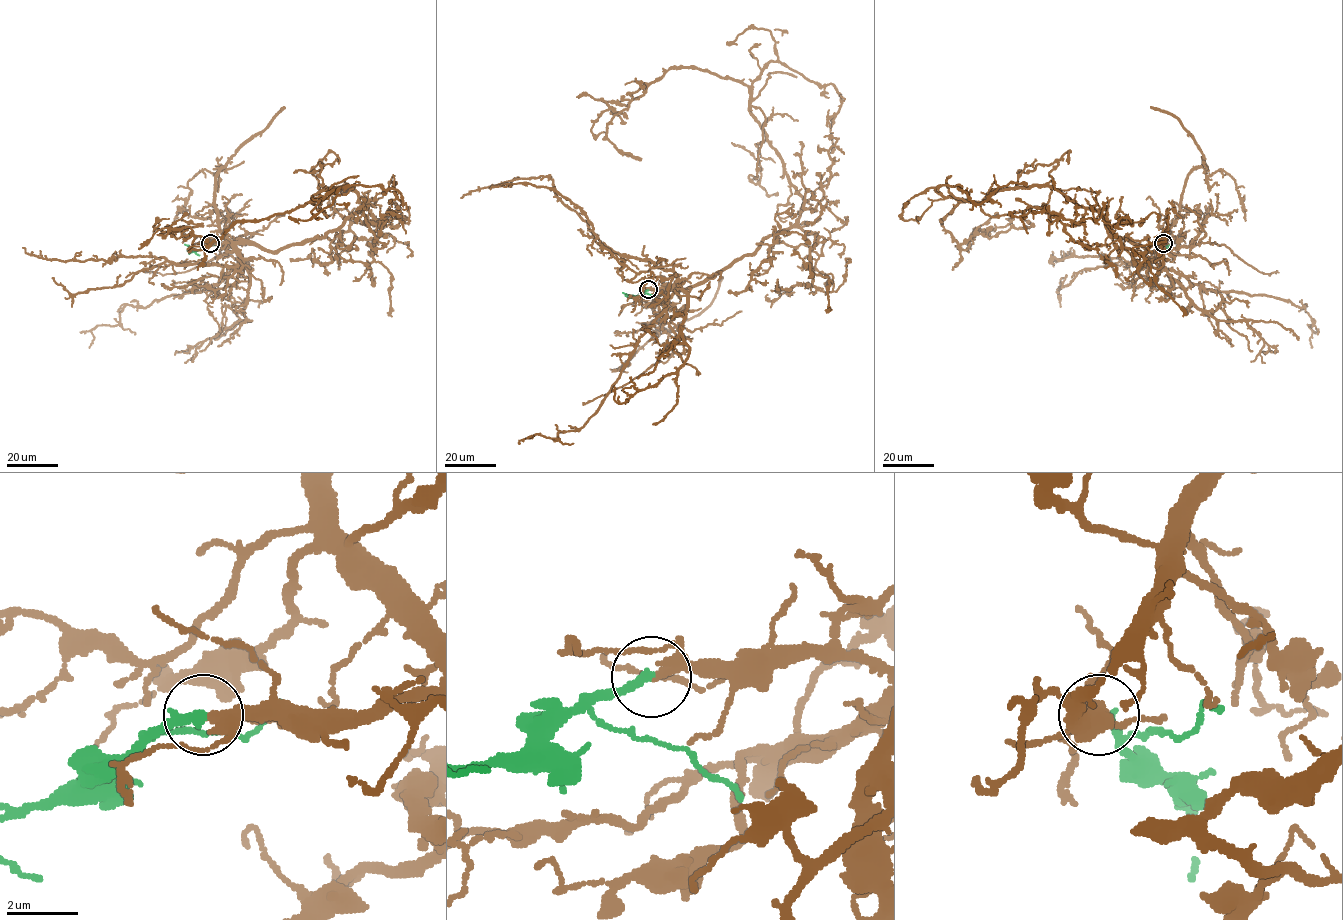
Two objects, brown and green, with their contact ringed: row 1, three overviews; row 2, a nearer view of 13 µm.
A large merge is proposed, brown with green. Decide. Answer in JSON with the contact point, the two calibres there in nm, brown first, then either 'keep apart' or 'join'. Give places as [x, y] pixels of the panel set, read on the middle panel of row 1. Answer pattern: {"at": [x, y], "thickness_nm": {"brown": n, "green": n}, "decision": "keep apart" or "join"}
{"at": [648, 289], "thickness_nm": {"brown": 280, "green": 280}, "decision": "join"}

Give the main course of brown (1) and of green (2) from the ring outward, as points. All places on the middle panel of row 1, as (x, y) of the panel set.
1: (648, 289), (751, 255), (803, 197), (749, 89), (703, 70), (614, 116), (620, 151)
2: (648, 289), (628, 297), (622, 292)

